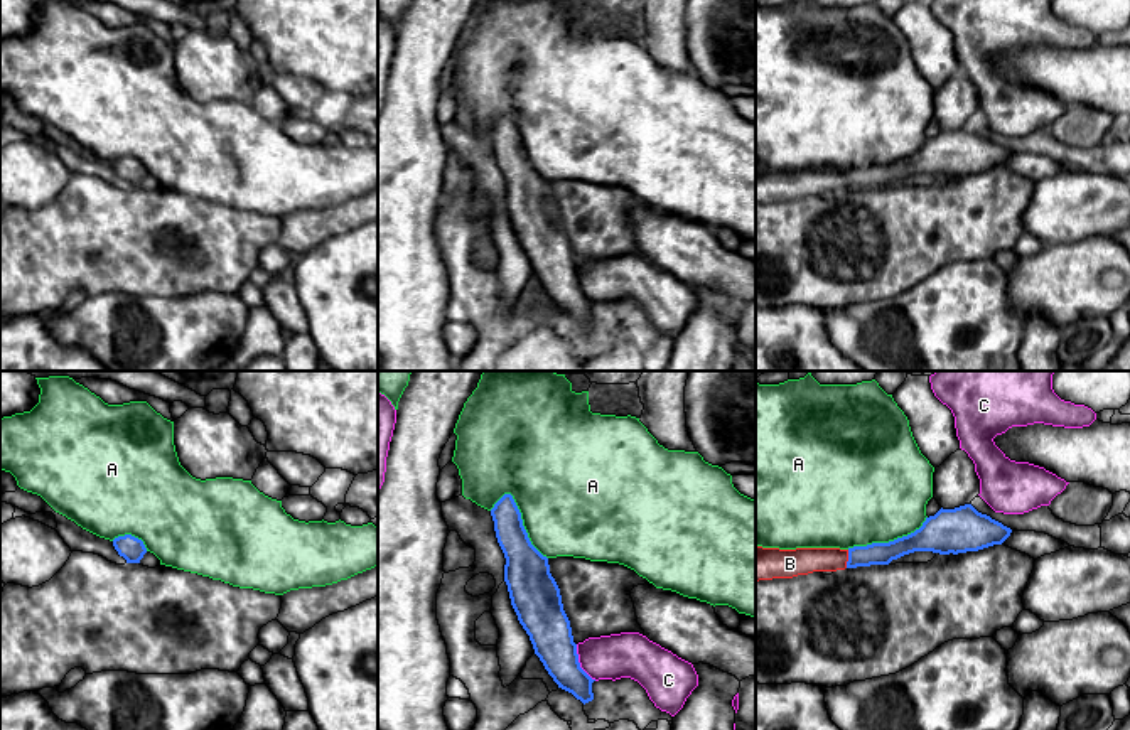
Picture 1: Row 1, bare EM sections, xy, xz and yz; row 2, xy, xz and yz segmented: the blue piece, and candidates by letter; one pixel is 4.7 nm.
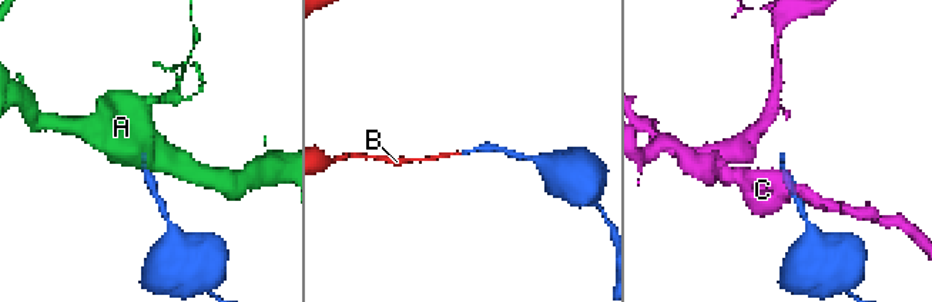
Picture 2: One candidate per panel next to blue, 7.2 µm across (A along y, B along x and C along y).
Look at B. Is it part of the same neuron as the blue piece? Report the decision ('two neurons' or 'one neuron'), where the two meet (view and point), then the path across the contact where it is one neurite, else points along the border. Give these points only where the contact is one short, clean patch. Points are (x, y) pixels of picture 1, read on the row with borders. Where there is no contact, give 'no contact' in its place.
one neuron; contact yz (849, 558); way yz (877, 553), (849, 558), (796, 562)

